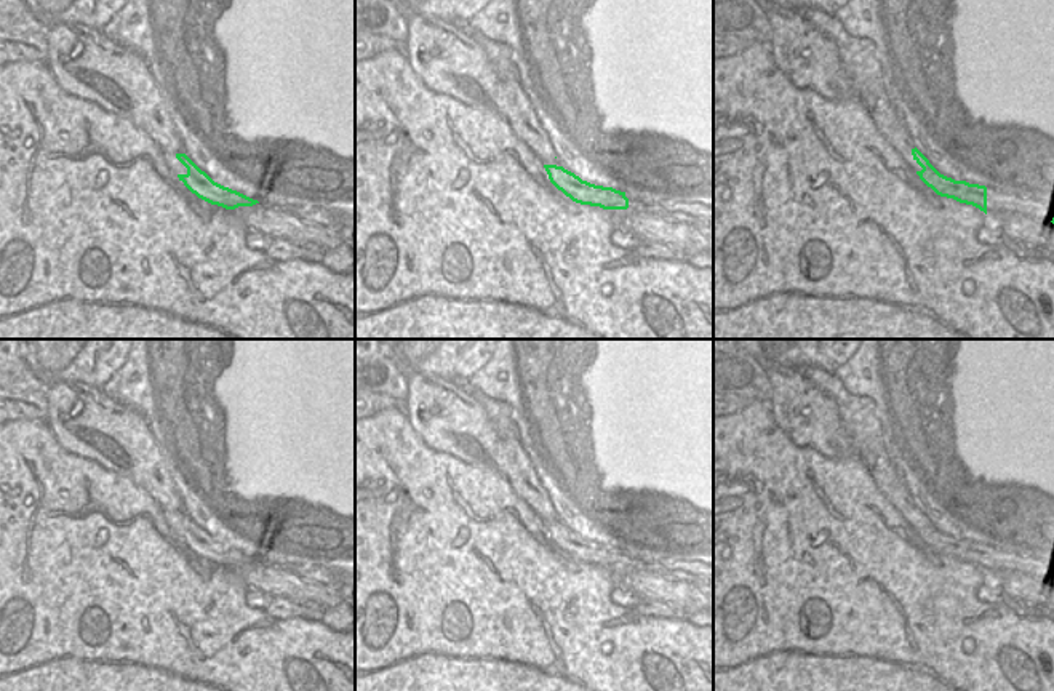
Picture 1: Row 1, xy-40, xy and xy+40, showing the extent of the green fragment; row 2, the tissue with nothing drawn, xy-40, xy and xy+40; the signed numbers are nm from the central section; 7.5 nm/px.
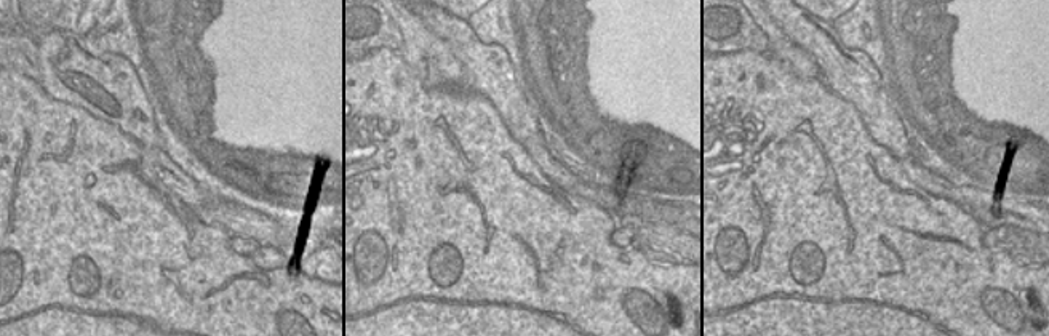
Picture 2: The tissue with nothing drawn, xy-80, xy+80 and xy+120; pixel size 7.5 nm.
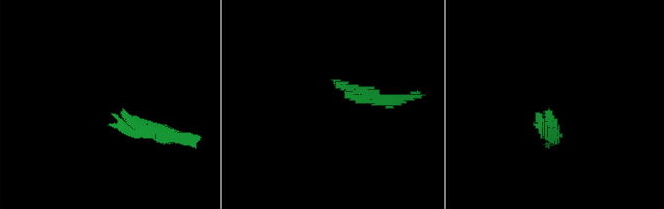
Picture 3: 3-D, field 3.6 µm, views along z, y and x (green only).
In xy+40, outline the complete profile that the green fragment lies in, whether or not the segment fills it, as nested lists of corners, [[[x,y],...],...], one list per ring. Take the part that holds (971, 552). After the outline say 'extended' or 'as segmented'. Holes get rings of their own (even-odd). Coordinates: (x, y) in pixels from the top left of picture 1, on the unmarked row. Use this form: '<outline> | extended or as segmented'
[[[886,457],[868,467],[876,488],[886,496],[902,518],[931,545],[937,553],[953,557],[960,561],[972,563],[987,573],[987,545],[955,539],[940,533],[929,518],[913,504],[902,478],[889,467]]] | extended

